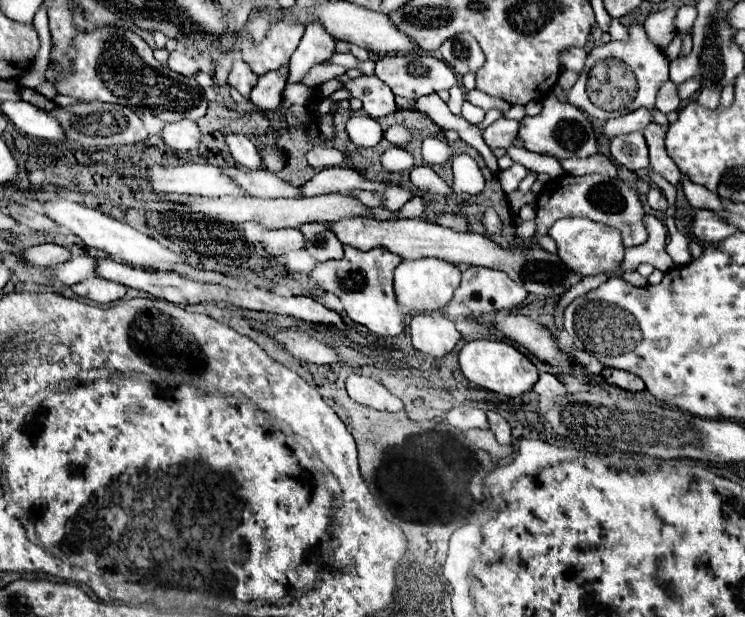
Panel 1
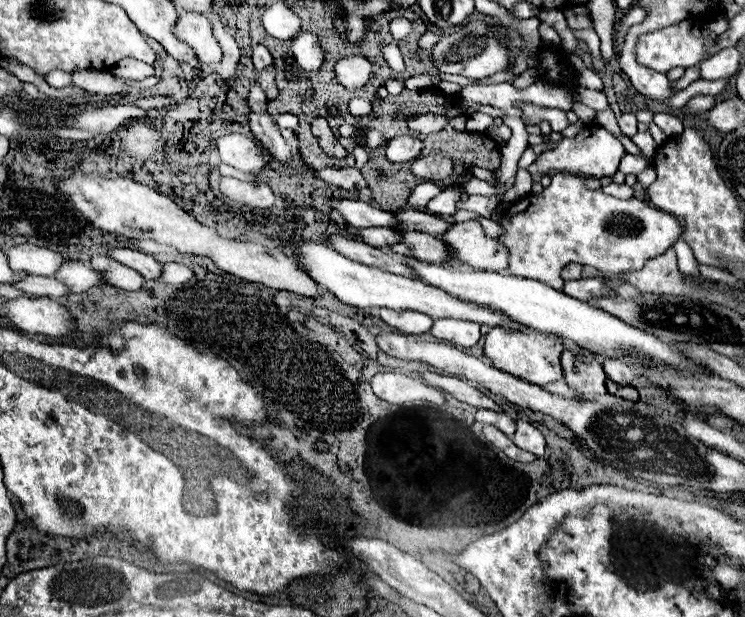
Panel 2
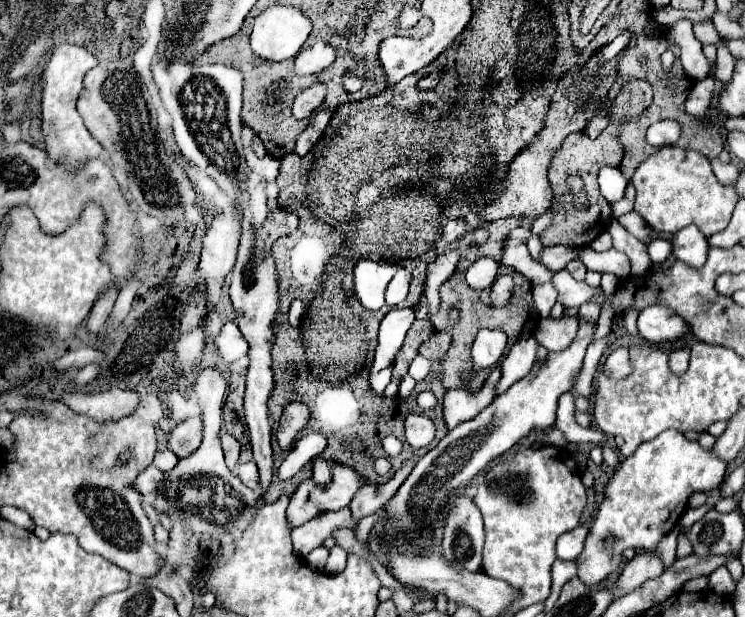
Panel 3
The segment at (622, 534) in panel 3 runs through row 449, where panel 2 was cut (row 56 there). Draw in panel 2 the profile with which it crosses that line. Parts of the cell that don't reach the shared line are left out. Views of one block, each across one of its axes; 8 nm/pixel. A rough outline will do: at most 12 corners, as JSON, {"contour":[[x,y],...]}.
{"contour":[[688,20],[638,38],[636,56],[668,72],[704,60],[714,42]]}

